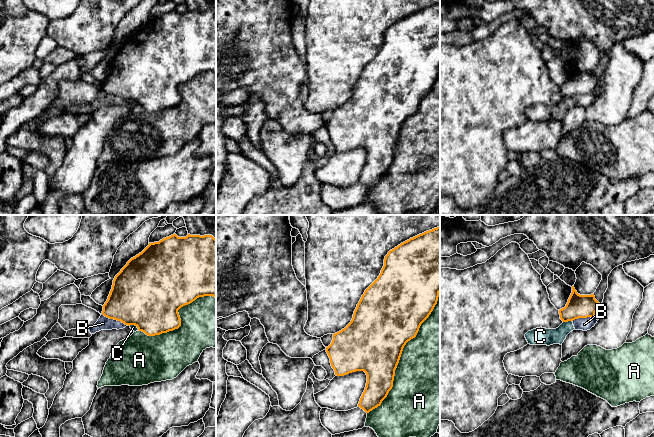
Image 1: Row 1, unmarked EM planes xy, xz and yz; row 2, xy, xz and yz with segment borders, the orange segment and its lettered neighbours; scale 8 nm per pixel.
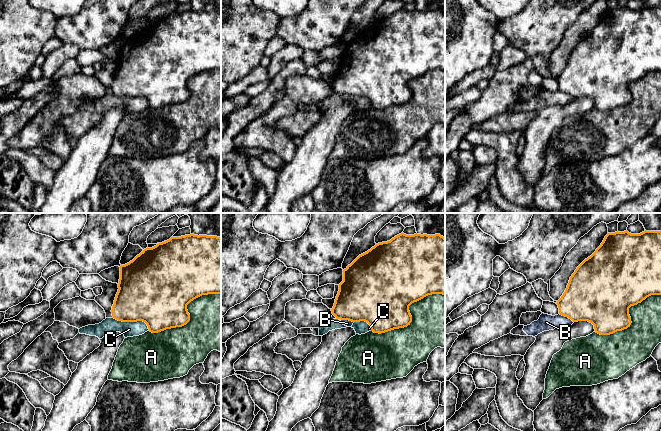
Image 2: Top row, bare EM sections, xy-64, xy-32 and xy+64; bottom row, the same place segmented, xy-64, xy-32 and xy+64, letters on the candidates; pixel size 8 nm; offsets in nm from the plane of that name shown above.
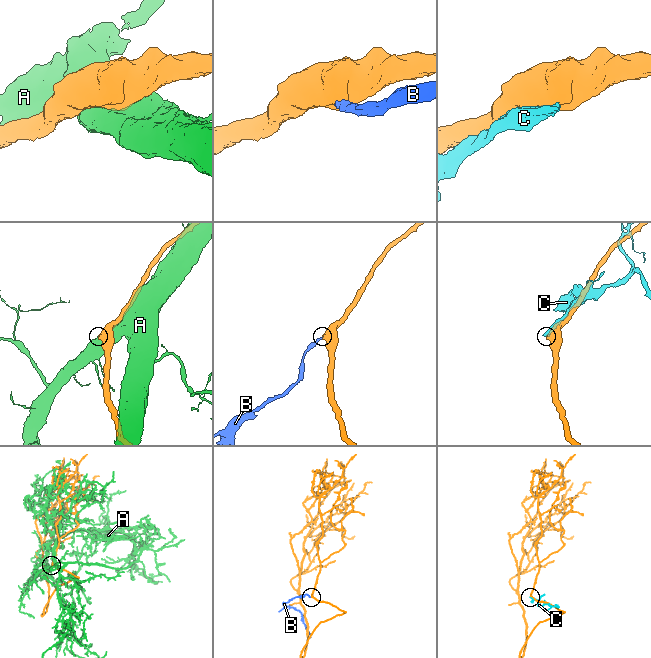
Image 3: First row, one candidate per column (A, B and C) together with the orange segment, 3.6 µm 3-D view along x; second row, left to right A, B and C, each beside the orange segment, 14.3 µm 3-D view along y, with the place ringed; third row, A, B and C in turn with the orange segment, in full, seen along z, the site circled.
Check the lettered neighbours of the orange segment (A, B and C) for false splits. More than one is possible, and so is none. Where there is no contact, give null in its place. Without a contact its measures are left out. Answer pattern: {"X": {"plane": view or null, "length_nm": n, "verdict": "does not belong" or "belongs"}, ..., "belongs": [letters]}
{"A": {"plane": "xz", "length_nm": 1150, "verdict": "does not belong"}, "B": {"plane": "xy", "length_nm": 220, "verdict": "does not belong"}, "C": {"plane": "yz", "length_nm": 70, "verdict": "does not belong"}, "belongs": []}

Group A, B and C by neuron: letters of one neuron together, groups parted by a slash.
A / B C

